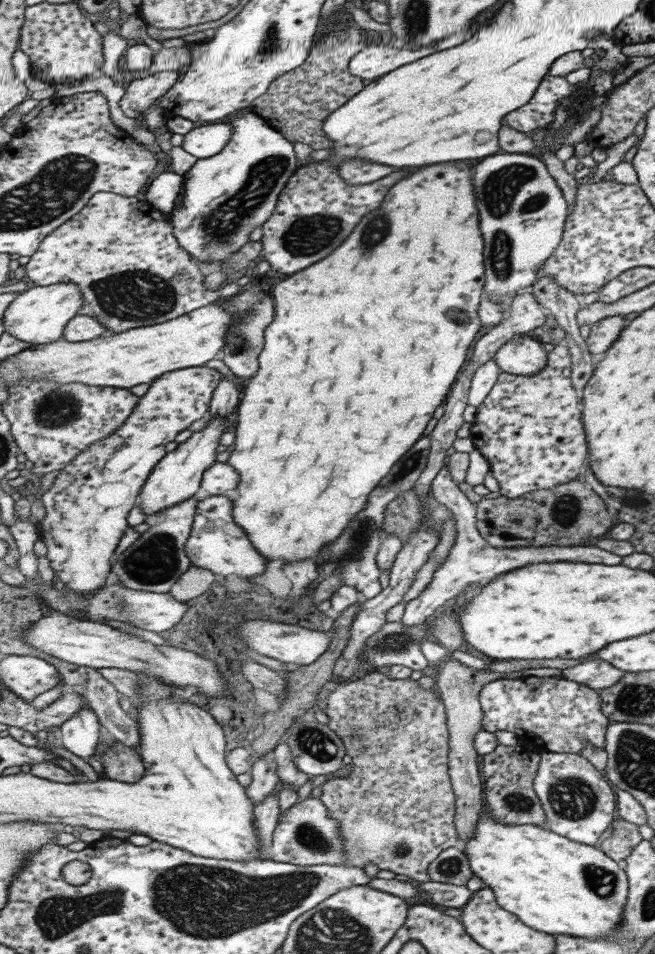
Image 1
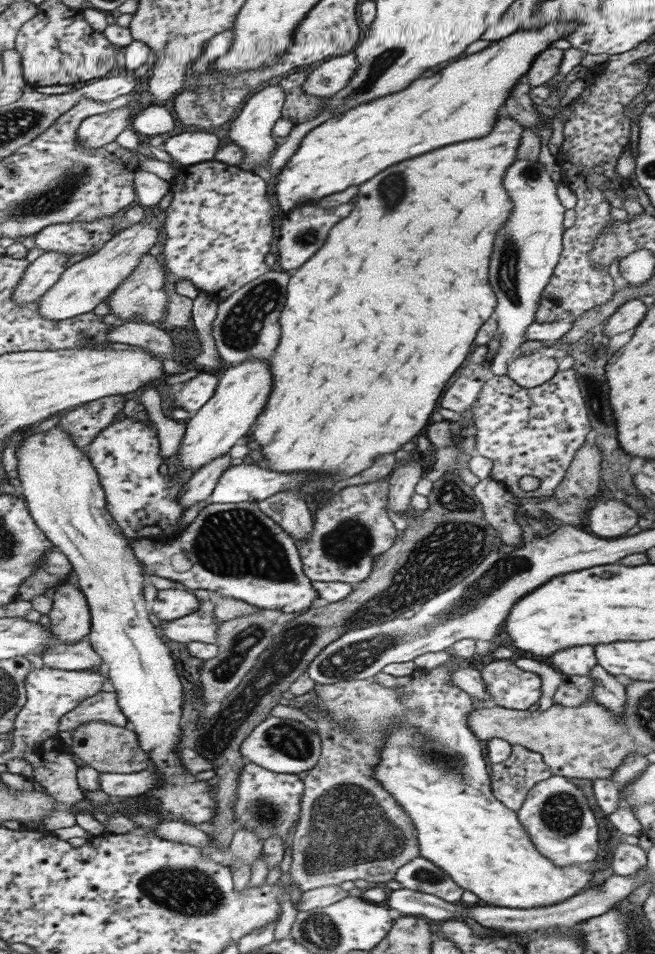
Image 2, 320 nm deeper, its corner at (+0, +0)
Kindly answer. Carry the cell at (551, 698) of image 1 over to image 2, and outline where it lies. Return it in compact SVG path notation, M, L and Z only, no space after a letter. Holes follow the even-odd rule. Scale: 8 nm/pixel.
M513 658L493 660L482 668L492 705L502 711L527 710L538 704L540 678L520 669Z

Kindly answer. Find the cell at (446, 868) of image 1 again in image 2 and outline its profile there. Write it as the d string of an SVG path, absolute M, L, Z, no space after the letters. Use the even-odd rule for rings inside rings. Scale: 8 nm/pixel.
M419 856L401 867L396 881L405 888L437 895L450 903L461 903L461 896L465 894L465 889L446 870L427 857Z

